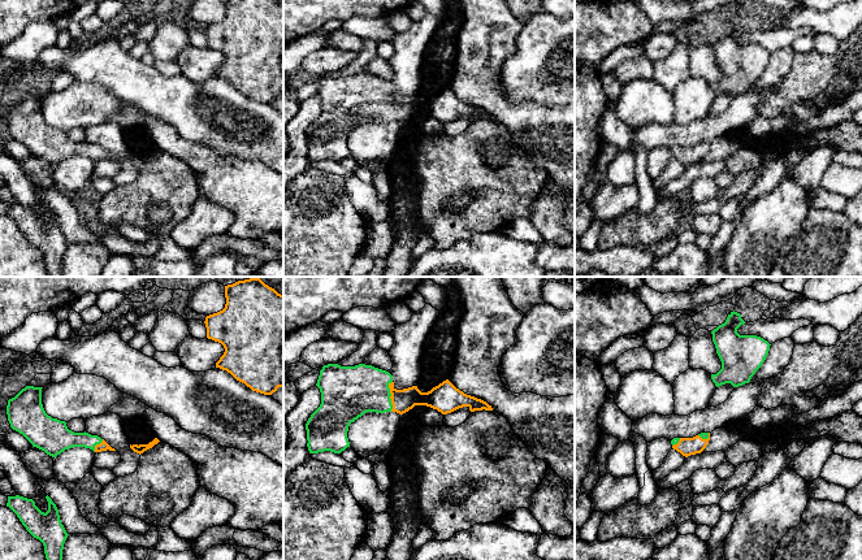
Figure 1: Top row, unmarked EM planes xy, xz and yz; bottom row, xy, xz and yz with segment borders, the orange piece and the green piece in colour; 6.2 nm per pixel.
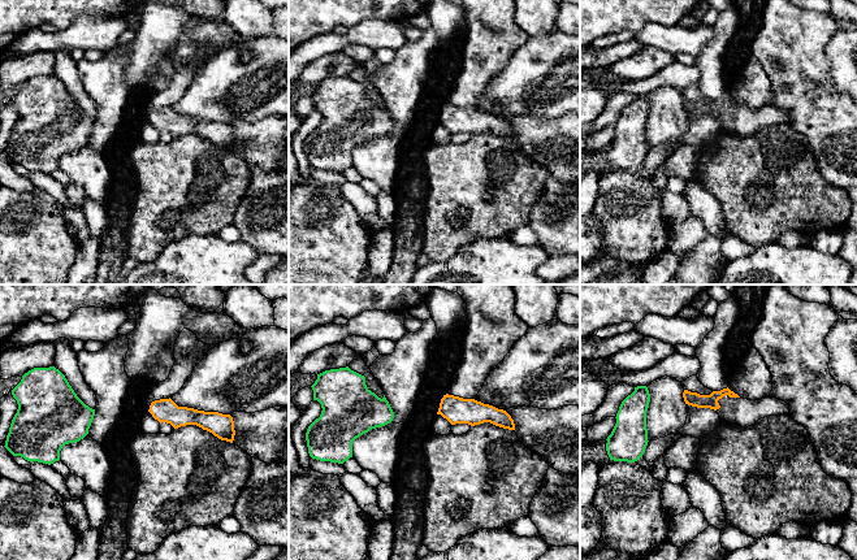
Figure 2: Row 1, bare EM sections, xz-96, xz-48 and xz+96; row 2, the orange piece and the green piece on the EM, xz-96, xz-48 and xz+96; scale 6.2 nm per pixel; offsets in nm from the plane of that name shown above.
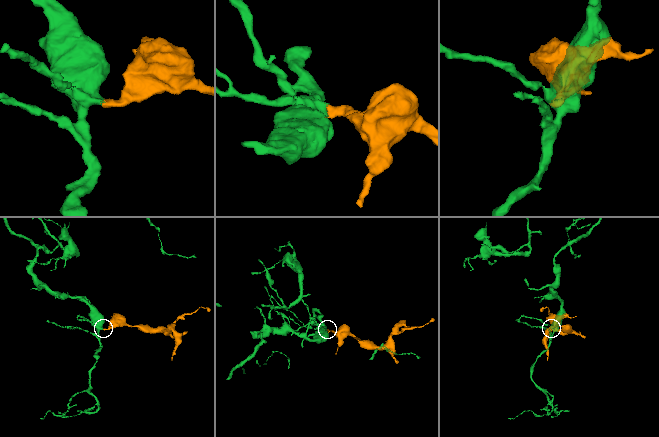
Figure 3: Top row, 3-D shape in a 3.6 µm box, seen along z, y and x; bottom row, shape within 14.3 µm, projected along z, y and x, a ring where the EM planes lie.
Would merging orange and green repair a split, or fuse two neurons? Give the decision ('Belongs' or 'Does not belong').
Belongs

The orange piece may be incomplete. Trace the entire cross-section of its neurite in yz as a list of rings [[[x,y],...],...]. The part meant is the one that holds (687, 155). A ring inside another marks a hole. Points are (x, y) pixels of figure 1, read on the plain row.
[[[701,142],[693,147],[673,147],[671,149],[672,157],[688,166],[690,164],[701,162],[710,149],[710,142]]]

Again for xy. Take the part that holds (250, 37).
[[[225,0],[226,13],[225,17],[217,22],[205,26],[207,47],[218,51],[224,55],[225,61],[216,71],[216,77],[226,79],[237,90],[244,92],[252,100],[272,104],[278,96],[283,96],[283,4],[277,0]]]

